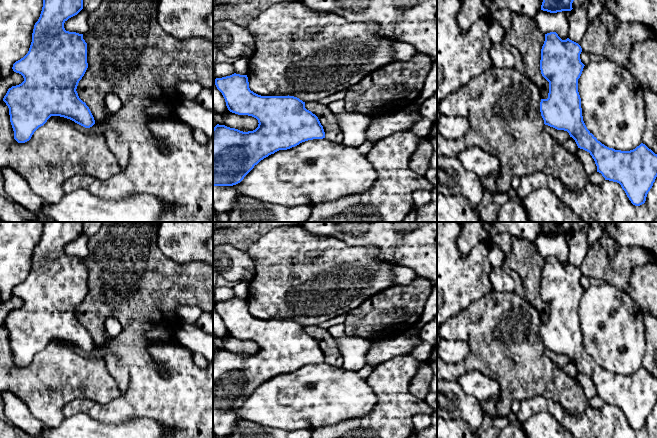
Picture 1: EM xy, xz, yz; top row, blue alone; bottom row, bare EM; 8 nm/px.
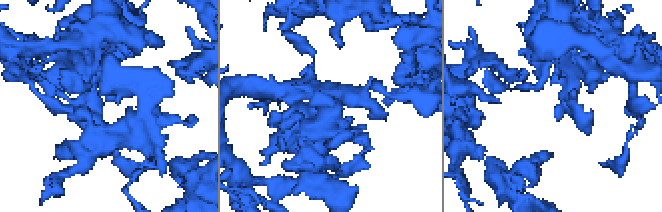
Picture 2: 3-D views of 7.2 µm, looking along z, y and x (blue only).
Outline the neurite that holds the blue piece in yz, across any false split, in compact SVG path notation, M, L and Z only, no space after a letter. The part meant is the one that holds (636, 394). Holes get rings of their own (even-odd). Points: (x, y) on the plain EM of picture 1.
M556 256L545 258L540 284L541 298L549 306L548 322L541 323L540 326L544 348L557 354L567 355L578 372L590 377L597 390L597 396L601 397L605 404L619 407L631 427L640 430L645 427L647 418L657 401L657 378L643 367L630 375L609 372L587 353L583 345L581 322L578 316L578 303L585 290L580 283L581 276L581 270L569 262L562 264Z

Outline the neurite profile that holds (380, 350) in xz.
M410 329L394 338L371 341L366 353L366 364L375 367L397 355L409 354L421 340L419 333L413 334Z

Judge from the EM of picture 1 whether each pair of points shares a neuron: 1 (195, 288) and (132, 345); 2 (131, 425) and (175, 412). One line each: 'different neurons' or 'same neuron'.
1: same neuron
2: different neurons

